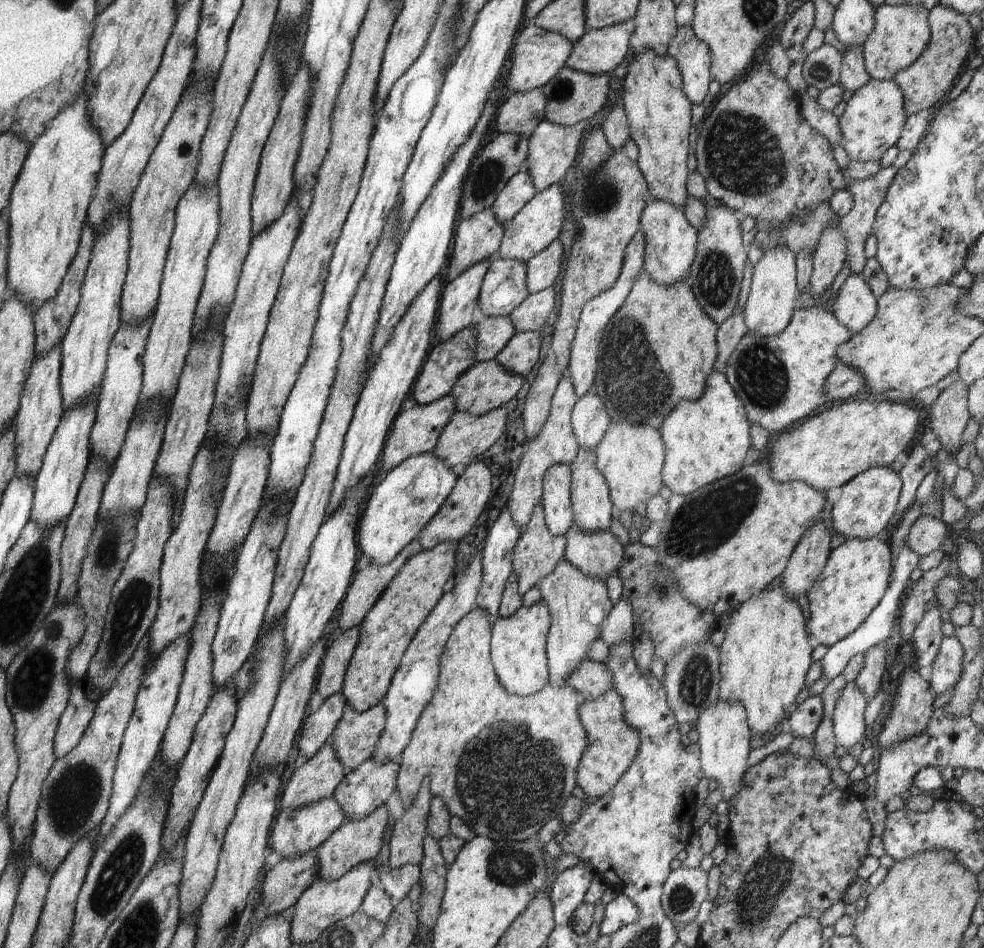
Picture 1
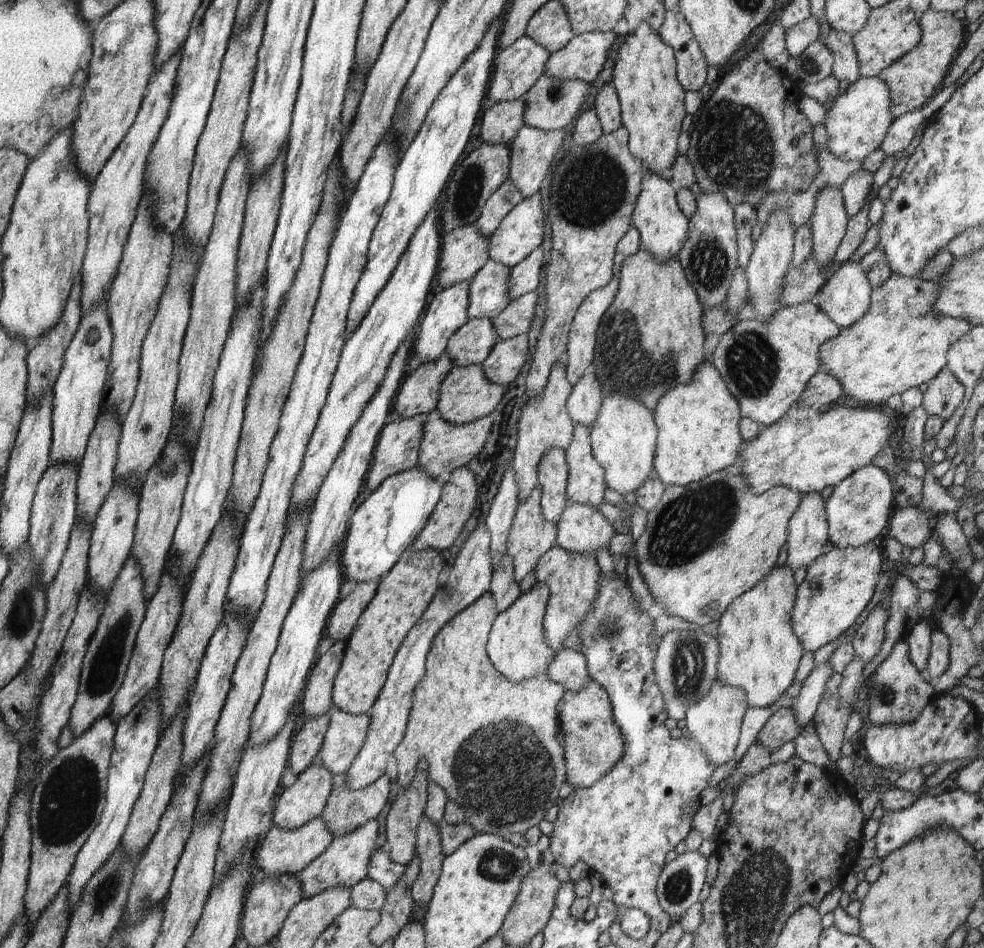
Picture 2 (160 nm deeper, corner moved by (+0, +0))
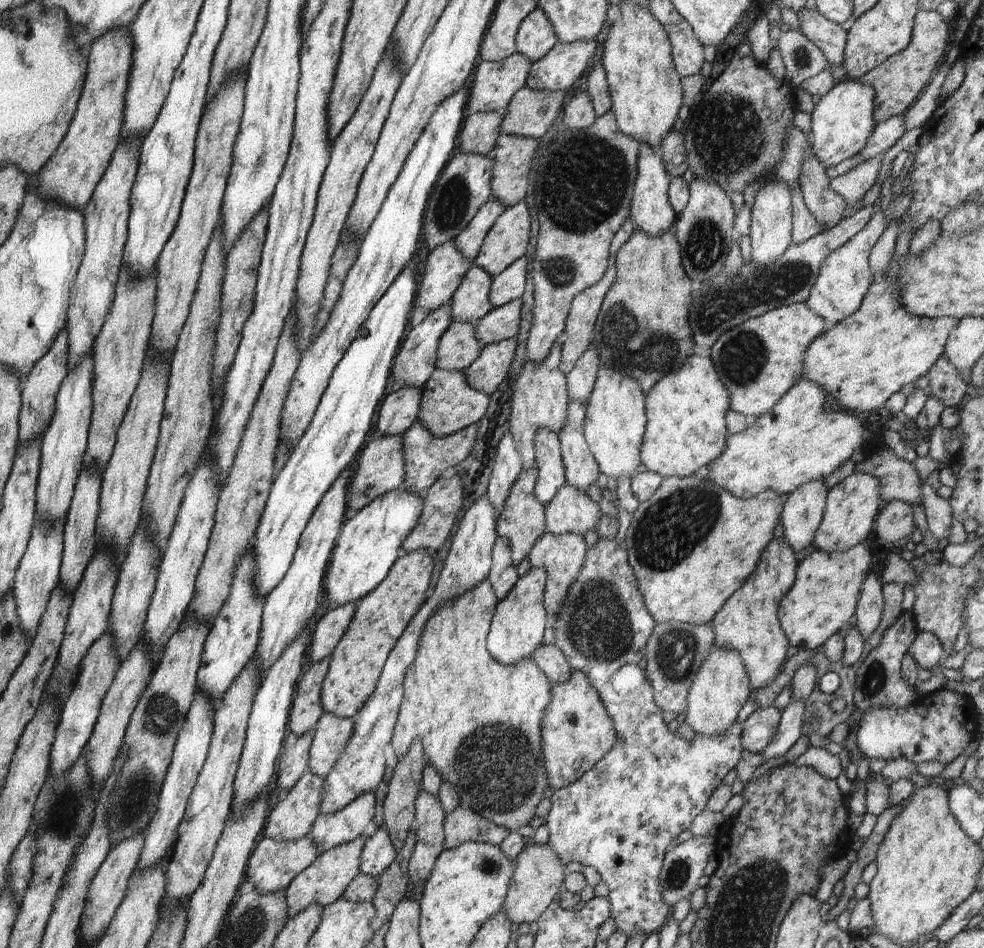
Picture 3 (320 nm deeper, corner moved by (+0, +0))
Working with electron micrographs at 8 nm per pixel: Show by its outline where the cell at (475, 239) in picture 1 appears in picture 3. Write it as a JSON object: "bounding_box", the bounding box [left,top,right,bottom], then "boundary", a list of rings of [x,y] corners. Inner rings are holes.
{"bounding_box":[415,238,474,313],"boundary":[[[454,238],[440,244],[426,258],[424,274],[416,290],[415,306],[430,313],[449,304],[472,266],[474,260],[468,260],[466,254],[456,248]]]}

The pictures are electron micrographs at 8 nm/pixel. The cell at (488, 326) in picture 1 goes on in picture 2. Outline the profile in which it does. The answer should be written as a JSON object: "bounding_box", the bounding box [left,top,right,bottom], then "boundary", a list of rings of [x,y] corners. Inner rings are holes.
{"bounding_box":[445,319,499,367],"boundary":[[[468,319],[447,342],[445,352],[454,367],[481,365],[488,358],[499,336],[491,319]]]}

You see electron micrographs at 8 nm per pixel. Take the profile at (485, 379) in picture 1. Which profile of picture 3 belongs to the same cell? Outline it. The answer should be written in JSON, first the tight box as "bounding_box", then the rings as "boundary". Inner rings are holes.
{"bounding_box":[418,369,490,436],"boundary":[[[435,369],[422,389],[418,420],[432,436],[451,436],[484,418],[490,404],[490,394],[472,388],[463,371]]]}

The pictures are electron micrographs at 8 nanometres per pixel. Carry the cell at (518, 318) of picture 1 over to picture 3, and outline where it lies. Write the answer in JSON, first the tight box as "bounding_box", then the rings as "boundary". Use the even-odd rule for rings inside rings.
{"bounding_box":[475,298,521,346],"boundary":[[[521,298],[499,308],[493,308],[475,324],[476,338],[480,340],[480,344],[483,346],[516,338],[520,328],[521,316]]]}

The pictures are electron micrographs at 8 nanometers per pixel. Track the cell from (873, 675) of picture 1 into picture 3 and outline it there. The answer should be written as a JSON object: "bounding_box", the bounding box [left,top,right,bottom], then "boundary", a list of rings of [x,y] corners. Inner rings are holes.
{"bounding_box":[855,571,884,640],"boundary":[[[870,571],[860,590],[860,598],[855,610],[856,630],[864,640],[870,640],[880,626],[884,612],[882,586],[880,578]]]}

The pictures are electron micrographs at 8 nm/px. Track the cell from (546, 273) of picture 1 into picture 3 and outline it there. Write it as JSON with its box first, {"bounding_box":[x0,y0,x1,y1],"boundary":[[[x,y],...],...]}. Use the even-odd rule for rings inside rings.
{"bounding_box":[488,256,528,308],"boundary":[[[524,256],[493,277],[488,296],[493,308],[499,308],[522,297],[526,287],[527,266],[528,262]]]}

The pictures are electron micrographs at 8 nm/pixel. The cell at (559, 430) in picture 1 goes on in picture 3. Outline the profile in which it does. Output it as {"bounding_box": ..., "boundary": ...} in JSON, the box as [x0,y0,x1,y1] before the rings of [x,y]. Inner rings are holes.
{"bounding_box":[510,339,570,472],"boundary":[[[563,339],[558,340],[552,346],[552,350],[544,358],[542,364],[526,362],[524,370],[520,372],[520,376],[518,376],[516,384],[514,384],[512,412],[510,416],[510,435],[514,440],[518,454],[520,454],[524,472],[530,470],[530,468],[534,468],[536,464],[536,448],[534,447],[536,430],[544,428],[560,434],[560,430],[564,428],[566,418],[568,418],[568,404],[570,404],[570,400],[567,394],[567,379],[566,375],[560,372],[563,343]]]}

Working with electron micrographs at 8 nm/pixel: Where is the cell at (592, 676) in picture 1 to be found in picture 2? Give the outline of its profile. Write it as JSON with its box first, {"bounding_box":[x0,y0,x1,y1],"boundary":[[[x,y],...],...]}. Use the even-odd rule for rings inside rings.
{"bounding_box":[547,649,588,692],"boundary":[[[560,649],[547,666],[547,677],[564,686],[566,691],[578,692],[588,679],[584,655],[572,649]]]}

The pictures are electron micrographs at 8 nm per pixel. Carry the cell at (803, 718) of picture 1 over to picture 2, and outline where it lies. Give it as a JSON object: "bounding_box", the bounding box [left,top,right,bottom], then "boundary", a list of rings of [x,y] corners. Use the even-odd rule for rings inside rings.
{"bounding_box":[755,707,801,752],"boundary":[[[780,707],[758,732],[755,739],[756,744],[767,748],[768,752],[773,751],[780,745],[793,741],[801,733],[801,730],[796,724],[793,710],[790,707]]]}

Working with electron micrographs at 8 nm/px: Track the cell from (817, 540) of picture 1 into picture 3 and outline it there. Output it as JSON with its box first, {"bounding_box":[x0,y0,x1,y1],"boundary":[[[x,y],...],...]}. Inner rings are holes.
{"bounding_box":[783,480,829,554],"boundary":[[[810,480],[783,499],[785,542],[795,554],[814,544],[826,510],[829,490],[820,480]]]}

